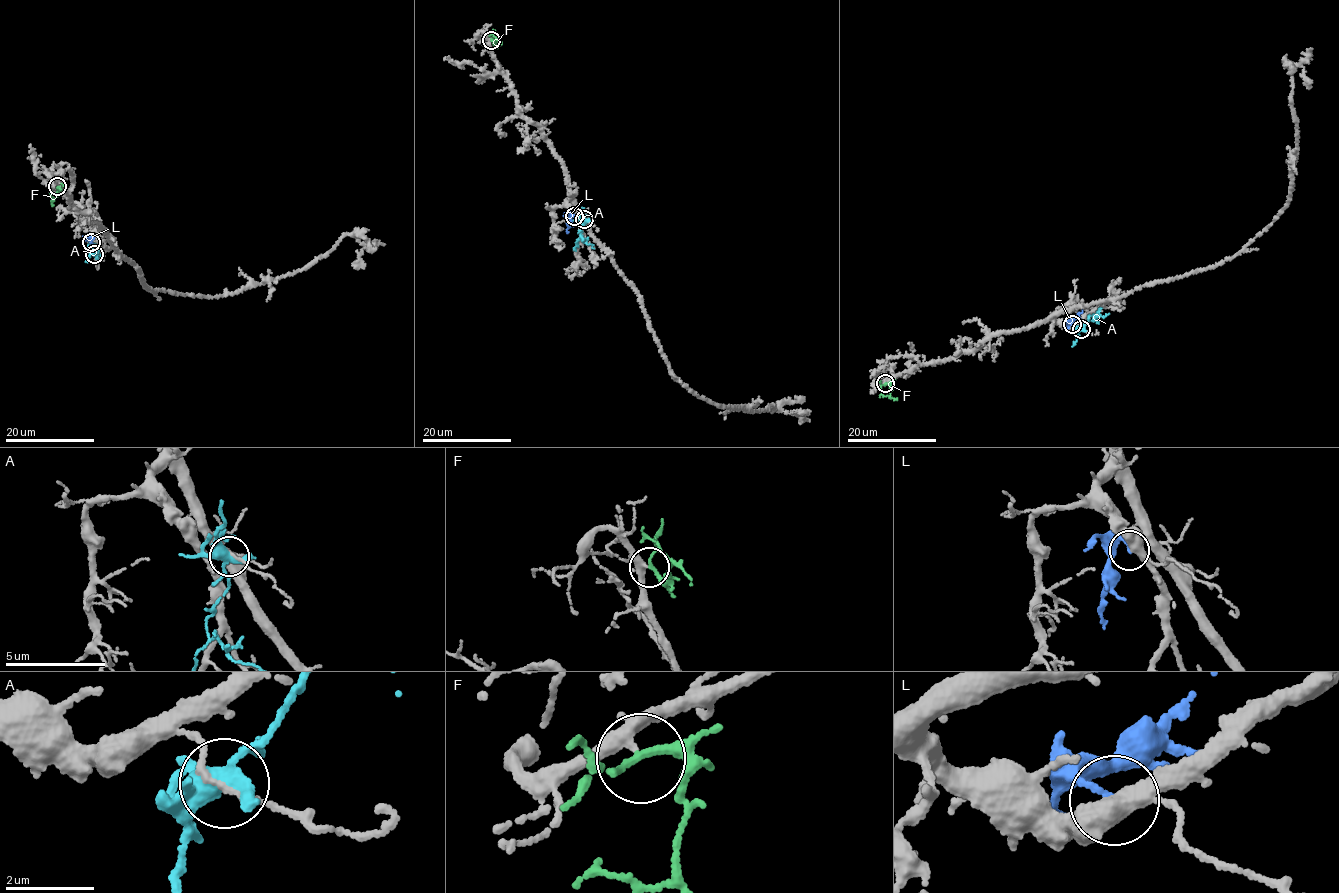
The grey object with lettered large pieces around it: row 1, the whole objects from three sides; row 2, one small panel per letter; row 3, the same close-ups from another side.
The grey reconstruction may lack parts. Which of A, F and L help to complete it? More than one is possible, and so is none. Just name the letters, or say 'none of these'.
F

